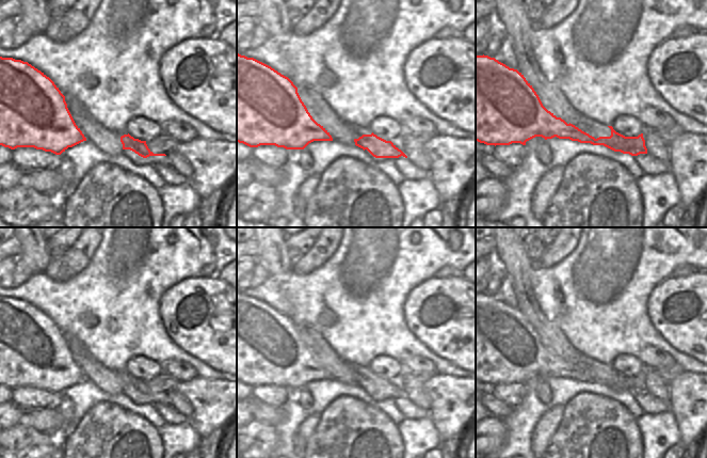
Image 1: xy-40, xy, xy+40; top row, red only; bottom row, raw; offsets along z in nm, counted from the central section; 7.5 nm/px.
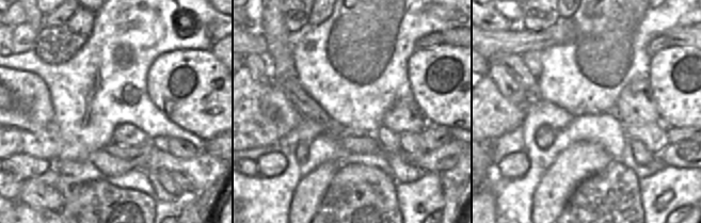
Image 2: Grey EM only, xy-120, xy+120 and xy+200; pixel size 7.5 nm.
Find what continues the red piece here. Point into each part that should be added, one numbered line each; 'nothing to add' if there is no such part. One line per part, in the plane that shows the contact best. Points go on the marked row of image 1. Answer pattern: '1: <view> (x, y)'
nothing to add

